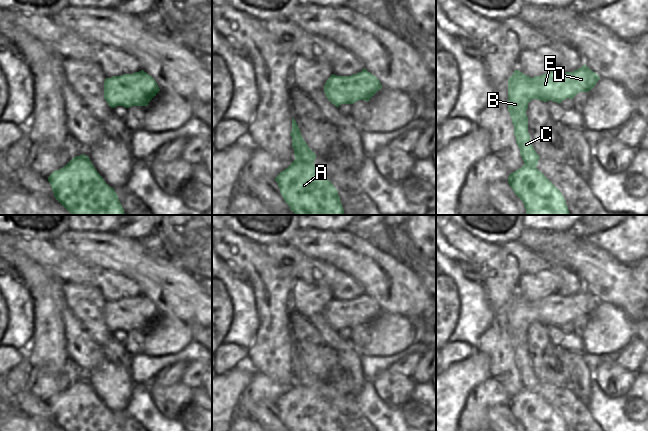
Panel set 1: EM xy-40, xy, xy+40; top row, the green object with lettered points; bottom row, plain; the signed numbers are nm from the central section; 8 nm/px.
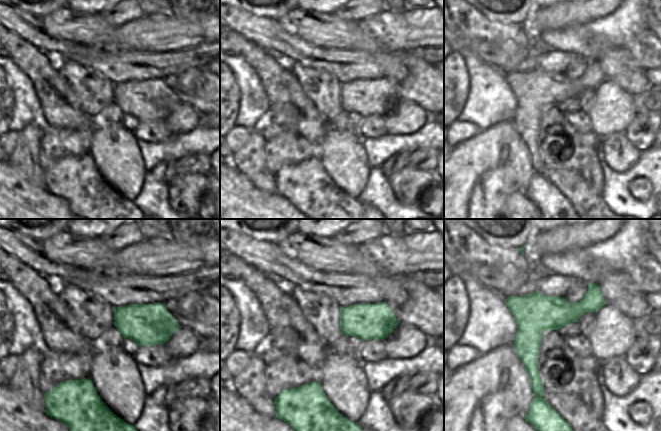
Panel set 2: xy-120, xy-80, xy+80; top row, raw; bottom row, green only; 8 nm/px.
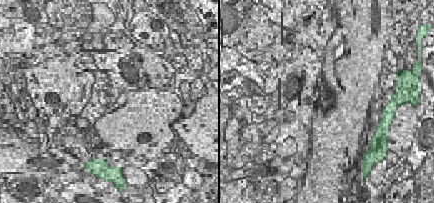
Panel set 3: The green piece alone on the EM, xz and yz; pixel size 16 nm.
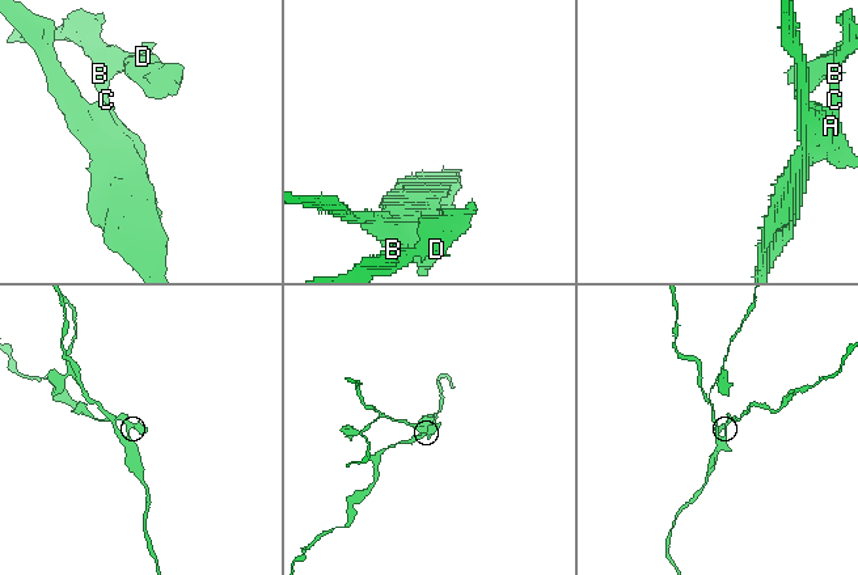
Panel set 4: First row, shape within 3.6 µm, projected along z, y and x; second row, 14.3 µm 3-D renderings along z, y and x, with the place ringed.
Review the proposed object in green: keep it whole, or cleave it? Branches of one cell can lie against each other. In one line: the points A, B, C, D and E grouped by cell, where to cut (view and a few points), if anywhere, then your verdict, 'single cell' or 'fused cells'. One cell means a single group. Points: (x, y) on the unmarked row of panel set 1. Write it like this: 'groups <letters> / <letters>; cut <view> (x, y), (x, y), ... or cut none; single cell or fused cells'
groups A / B C D E; cut xy (295, 382), (313, 388); fused cells

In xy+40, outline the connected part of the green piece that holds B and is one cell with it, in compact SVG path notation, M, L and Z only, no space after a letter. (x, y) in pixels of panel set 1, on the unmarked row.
M585 288L573 296L561 296L556 293L533 302L523 298L519 294L514 295L508 303L508 335L514 349L516 367L525 389L537 391L540 383L532 370L528 357L528 341L526 339L528 327L533 323L543 326L551 324L559 328L567 322L572 324L579 316L589 316L592 314L599 303L598 298L593 296Z

